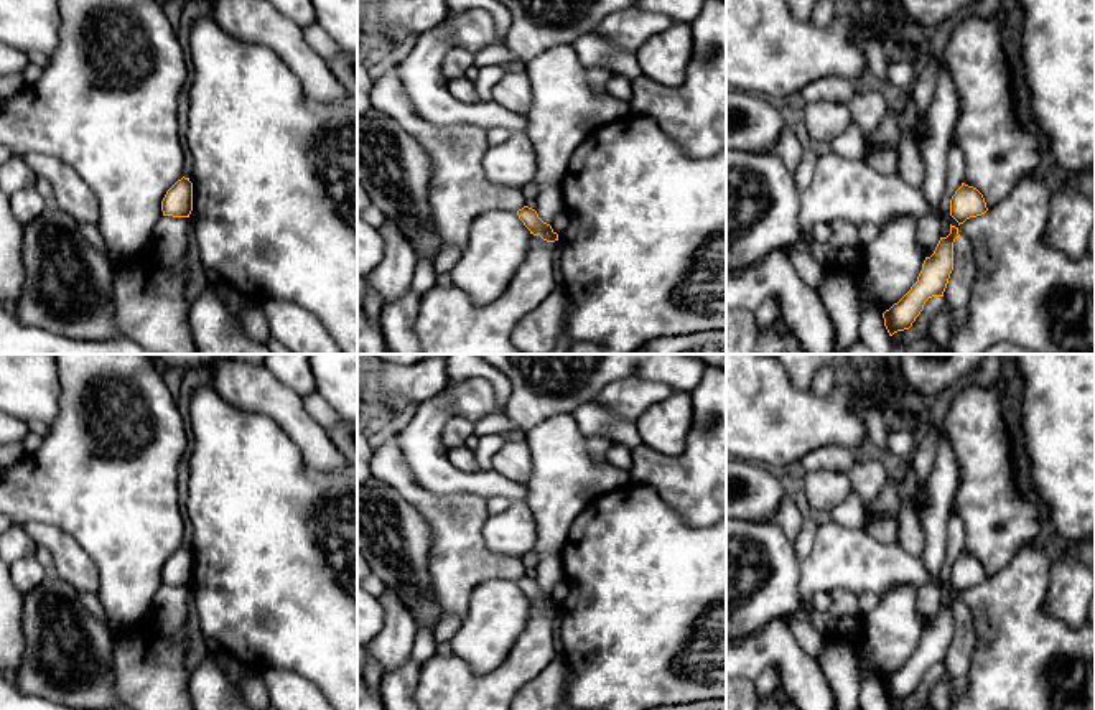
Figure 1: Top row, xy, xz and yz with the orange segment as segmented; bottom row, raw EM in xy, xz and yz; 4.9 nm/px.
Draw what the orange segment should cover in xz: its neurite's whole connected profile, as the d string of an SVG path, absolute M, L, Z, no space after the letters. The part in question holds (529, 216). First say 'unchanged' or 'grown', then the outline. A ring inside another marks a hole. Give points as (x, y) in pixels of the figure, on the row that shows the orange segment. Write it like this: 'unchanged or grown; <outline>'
unchanged; M524 206L517 211L519 219L524 222L524 226L530 231L534 236L540 236L547 242L558 241L558 234L552 229L550 224L543 222L537 211Z

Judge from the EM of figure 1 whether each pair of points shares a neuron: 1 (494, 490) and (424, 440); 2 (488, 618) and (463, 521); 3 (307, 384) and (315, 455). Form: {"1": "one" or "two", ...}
{"1": "one", "2": "two", "3": "two"}

